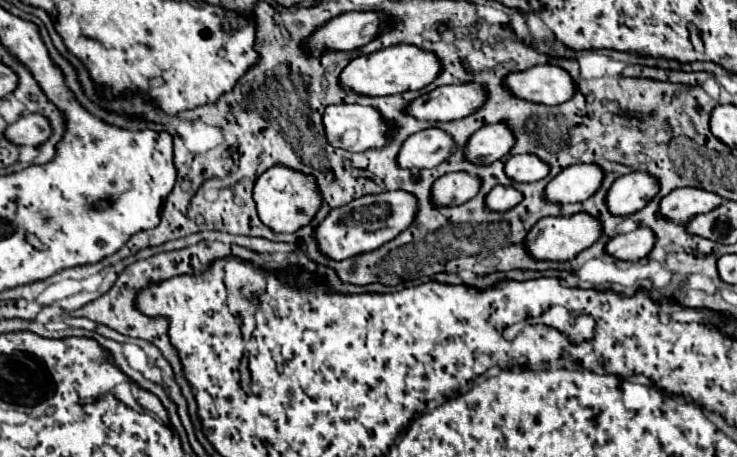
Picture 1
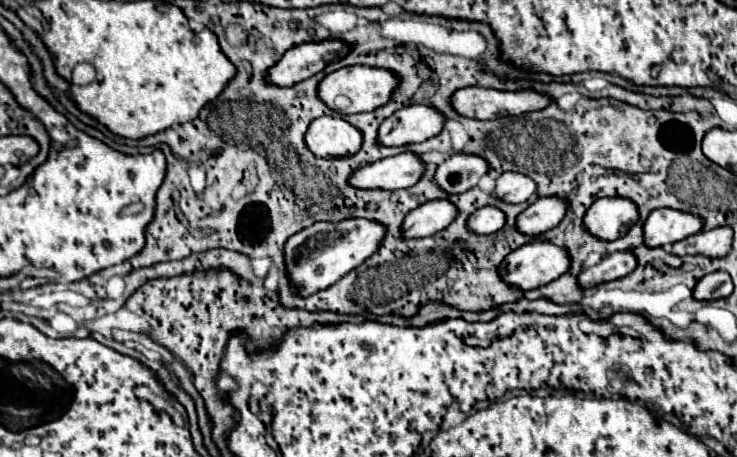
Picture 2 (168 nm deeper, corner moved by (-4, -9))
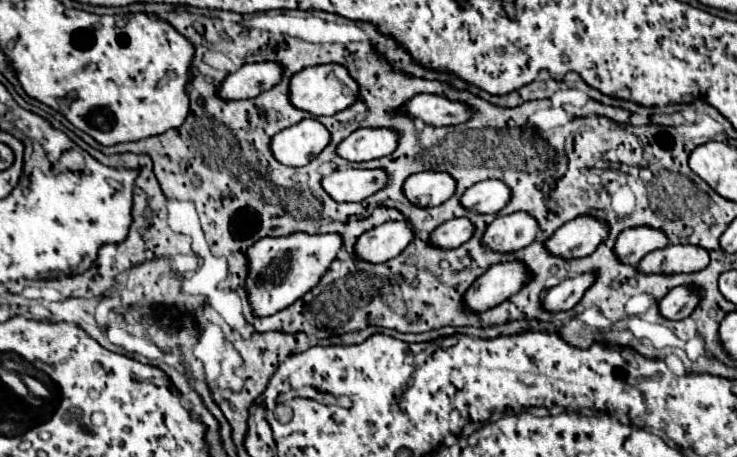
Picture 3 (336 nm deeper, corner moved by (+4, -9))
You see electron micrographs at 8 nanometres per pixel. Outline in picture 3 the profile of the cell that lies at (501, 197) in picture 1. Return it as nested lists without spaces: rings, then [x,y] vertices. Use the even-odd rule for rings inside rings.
[[[458,217],[458,219],[450,219],[450,221],[442,223],[434,231],[434,235],[430,235],[430,241],[442,249],[454,249],[454,247],[460,247],[462,243],[466,243],[474,235],[474,231],[476,231],[476,227],[470,219]]]

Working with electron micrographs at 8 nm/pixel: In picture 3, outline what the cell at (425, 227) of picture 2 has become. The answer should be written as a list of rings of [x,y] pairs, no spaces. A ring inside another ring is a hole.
[[[406,219],[388,221],[384,225],[374,227],[366,235],[358,237],[356,251],[360,259],[370,263],[384,263],[396,255],[400,255],[408,243],[414,239],[414,225]]]

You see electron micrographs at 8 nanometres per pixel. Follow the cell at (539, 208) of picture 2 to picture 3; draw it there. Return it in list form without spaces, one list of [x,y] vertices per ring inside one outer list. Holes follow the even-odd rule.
[[[516,211],[504,217],[496,217],[484,233],[484,243],[500,253],[518,251],[530,245],[536,239],[538,231],[538,221],[530,213]]]

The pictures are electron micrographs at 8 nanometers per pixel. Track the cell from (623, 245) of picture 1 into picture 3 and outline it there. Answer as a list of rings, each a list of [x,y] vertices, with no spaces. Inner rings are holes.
[[[588,271],[588,273],[576,275],[576,277],[564,279],[556,287],[548,289],[546,299],[542,301],[542,305],[548,311],[566,311],[566,309],[572,309],[582,299],[582,295],[586,293],[586,289],[596,281],[596,277],[598,275],[594,271]]]

